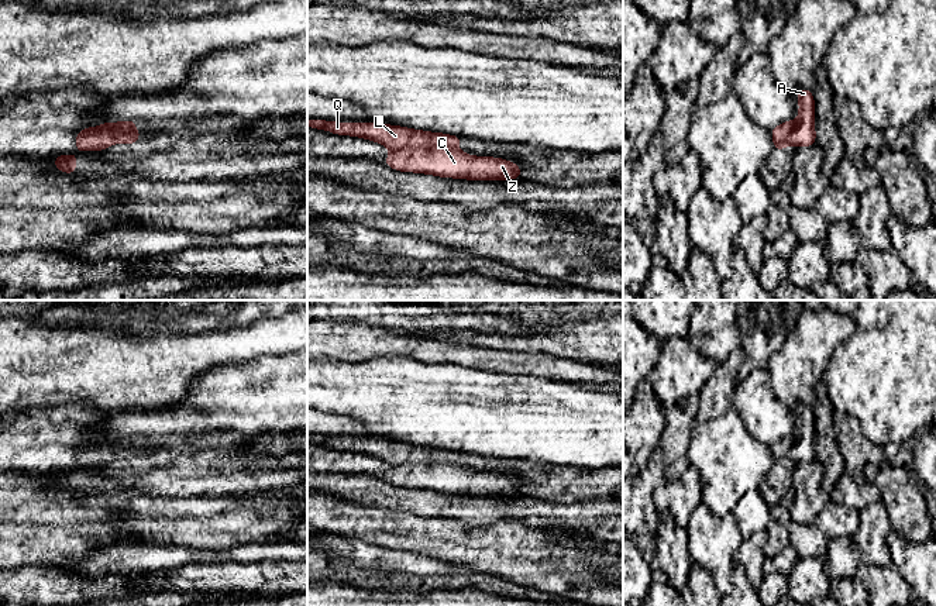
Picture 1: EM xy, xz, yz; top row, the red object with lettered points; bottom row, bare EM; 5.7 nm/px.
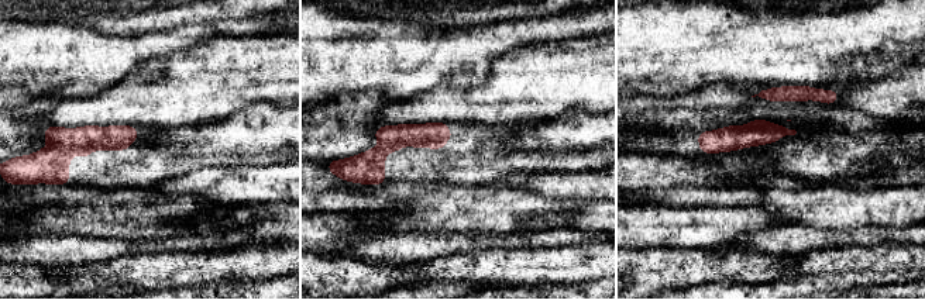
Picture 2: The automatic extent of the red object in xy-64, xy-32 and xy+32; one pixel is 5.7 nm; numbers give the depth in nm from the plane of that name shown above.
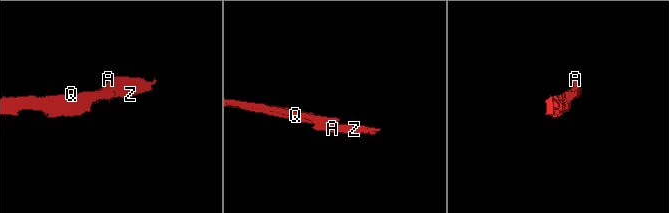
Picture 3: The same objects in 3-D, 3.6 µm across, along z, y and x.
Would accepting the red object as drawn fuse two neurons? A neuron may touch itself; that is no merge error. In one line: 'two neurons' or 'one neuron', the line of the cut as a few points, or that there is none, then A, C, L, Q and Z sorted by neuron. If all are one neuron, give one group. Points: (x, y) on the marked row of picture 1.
two neurons | xy (141, 135), (92, 133), (76, 138) | A C Z / L Q

